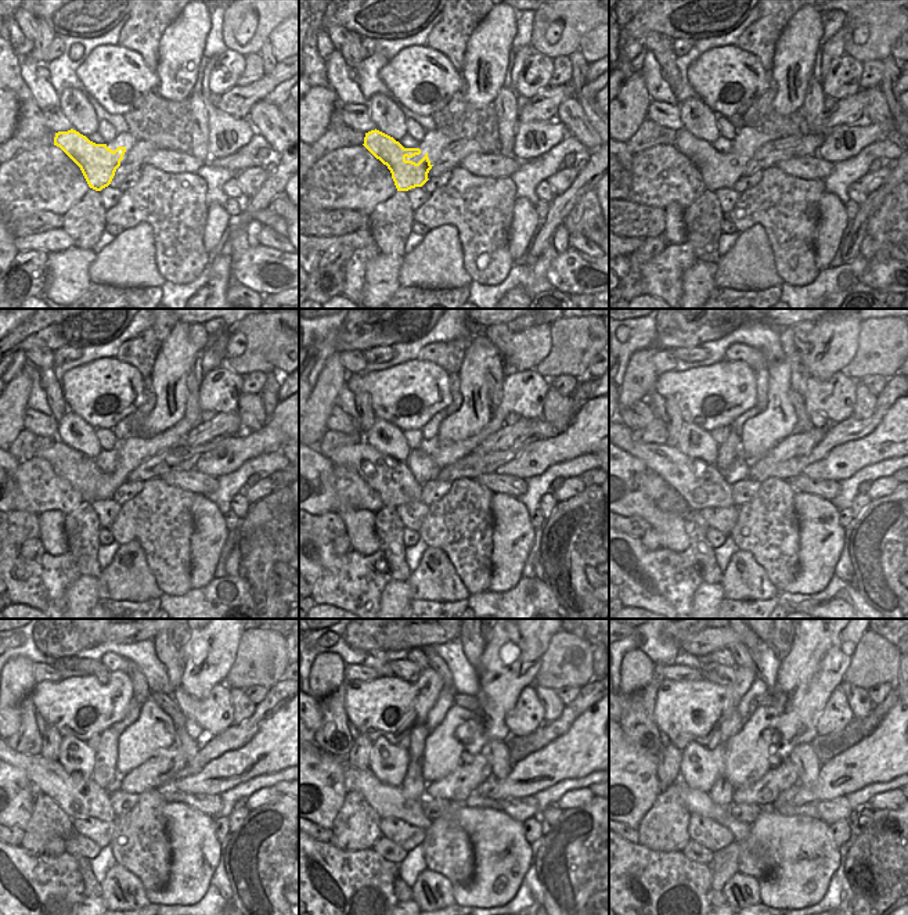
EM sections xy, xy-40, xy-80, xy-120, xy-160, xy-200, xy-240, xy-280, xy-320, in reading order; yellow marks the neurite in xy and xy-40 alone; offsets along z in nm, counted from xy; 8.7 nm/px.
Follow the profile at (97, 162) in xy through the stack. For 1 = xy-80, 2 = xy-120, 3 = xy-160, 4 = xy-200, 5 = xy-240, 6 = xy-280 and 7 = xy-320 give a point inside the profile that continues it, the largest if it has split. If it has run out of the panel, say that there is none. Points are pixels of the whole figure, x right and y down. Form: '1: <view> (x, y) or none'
1: xy-80 (716, 175)
2: xy-120 (82, 472)
3: xy-160 (392, 479)
4: xy-200 (701, 485)
5: xy-240 (80, 798)
6: xy-280 (388, 800)
7: xy-320 (696, 802)

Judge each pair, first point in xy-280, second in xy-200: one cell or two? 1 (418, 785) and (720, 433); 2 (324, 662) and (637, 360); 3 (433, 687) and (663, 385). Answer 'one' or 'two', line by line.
1: two
2: one
3: one

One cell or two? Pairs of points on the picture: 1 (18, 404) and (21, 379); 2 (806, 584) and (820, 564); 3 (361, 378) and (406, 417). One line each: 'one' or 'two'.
1: one
2: one
3: one

